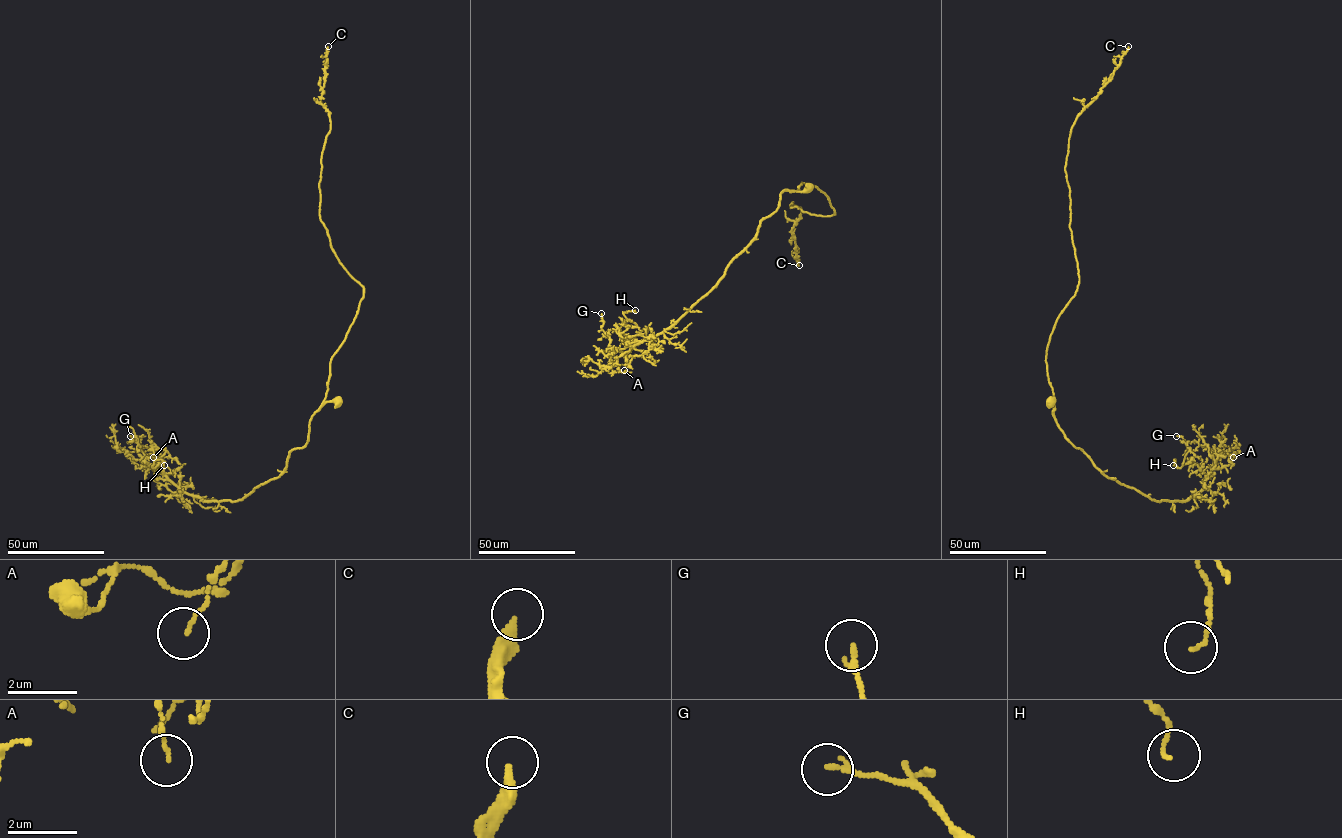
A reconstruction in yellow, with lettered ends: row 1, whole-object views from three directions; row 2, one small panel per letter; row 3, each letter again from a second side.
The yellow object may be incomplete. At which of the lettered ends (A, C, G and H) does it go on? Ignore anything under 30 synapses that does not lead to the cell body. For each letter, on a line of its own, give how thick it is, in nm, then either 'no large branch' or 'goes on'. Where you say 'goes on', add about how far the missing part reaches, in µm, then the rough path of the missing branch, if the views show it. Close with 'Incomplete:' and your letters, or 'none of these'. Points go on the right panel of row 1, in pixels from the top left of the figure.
A: 80 nm thick; no large branch
C: 320 nm thick; goes on; about 60 µm are missing
G: 160 nm thick; no large branch
H: 90 nm thick; no large branch
Incomplete: C

